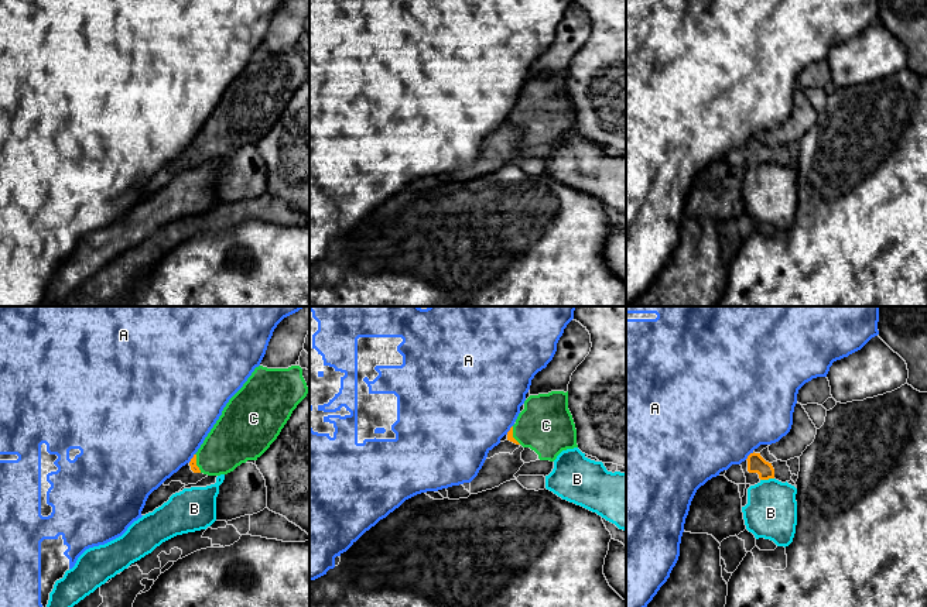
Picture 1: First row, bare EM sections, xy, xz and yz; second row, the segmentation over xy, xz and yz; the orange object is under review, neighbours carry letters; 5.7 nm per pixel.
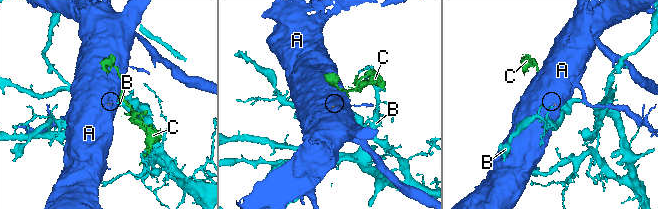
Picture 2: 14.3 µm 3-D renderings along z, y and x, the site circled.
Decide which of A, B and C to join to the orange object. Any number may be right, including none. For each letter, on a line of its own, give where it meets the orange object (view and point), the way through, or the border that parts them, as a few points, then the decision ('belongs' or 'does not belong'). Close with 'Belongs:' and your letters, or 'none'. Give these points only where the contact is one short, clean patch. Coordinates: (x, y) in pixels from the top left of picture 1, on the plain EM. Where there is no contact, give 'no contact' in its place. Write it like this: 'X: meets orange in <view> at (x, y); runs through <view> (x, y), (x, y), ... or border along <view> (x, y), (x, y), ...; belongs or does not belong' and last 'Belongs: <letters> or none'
A: meets orange in yz at (749, 139); border along yz (753, 136), (745, 143); does not belong
B: meets orange in yz at (766, 163); border along yz (773, 161), (760, 164); does not belong
C: meets orange in xy at (195, 147); runs through xy (192, 147), (195, 147), (216, 140), (232, 124); belongs
Belongs: C

